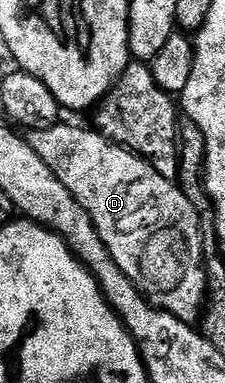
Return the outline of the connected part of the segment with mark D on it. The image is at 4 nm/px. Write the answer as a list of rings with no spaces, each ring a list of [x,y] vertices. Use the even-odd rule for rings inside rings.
[[[59,124],[52,128],[29,131],[28,141],[36,152],[36,156],[40,156],[40,160],[44,160],[44,164],[48,164],[48,168],[52,168],[56,180],[60,180],[60,184],[64,184],[64,188],[68,188],[68,192],[72,192],[72,196],[78,201],[80,208],[84,208],[84,212],[88,212],[100,240],[104,240],[104,244],[108,248],[112,260],[120,266],[120,272],[124,272],[124,276],[128,276],[128,280],[144,295],[147,302],[158,310],[176,316],[181,322],[197,323],[203,313],[204,303],[208,297],[208,270],[202,267],[202,226],[198,223],[197,212],[194,211],[197,210],[195,203],[190,201],[189,196],[182,191],[177,182],[164,180],[164,176],[160,176],[160,172],[156,172],[156,168],[152,168],[152,164],[145,162],[139,154],[132,153],[125,146],[118,146],[116,143],[108,141],[104,135],[98,133],[97,129],[89,129],[81,130],[78,126]]]

